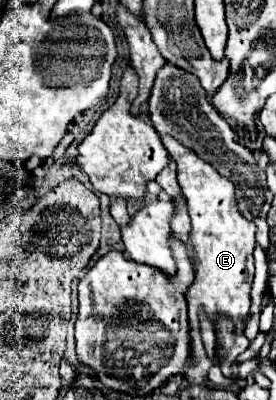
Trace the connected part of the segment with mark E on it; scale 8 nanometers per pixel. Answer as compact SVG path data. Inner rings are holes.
M163 135L161 137L169 157L177 163L177 179L179 185L183 189L183 195L187 199L187 211L189 211L189 219L191 219L191 241L193 241L193 253L197 259L197 271L195 271L195 281L193 285L187 289L187 303L189 303L189 321L191 321L191 367L187 369L185 377L191 383L203 383L207 379L207 371L213 365L219 365L217 359L209 359L205 355L203 349L203 341L201 341L201 331L199 331L199 321L197 321L197 311L205 309L209 317L213 317L217 311L229 315L235 325L237 325L237 333L243 333L243 319L249 313L251 307L251 283L253 283L253 249L255 249L255 225L251 221L247 221L239 209L237 209L237 199L235 199L235 183L223 175L219 175L219 171L215 171L215 167L211 167L207 161L203 161L201 157L197 157L189 147L179 145L177 139L173 139L171 135Z

